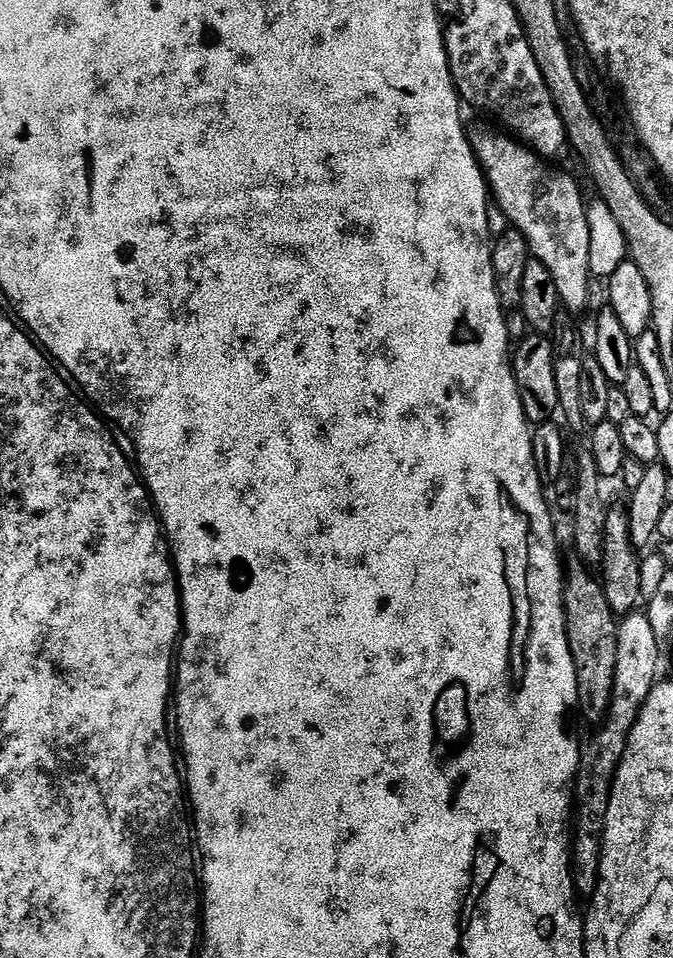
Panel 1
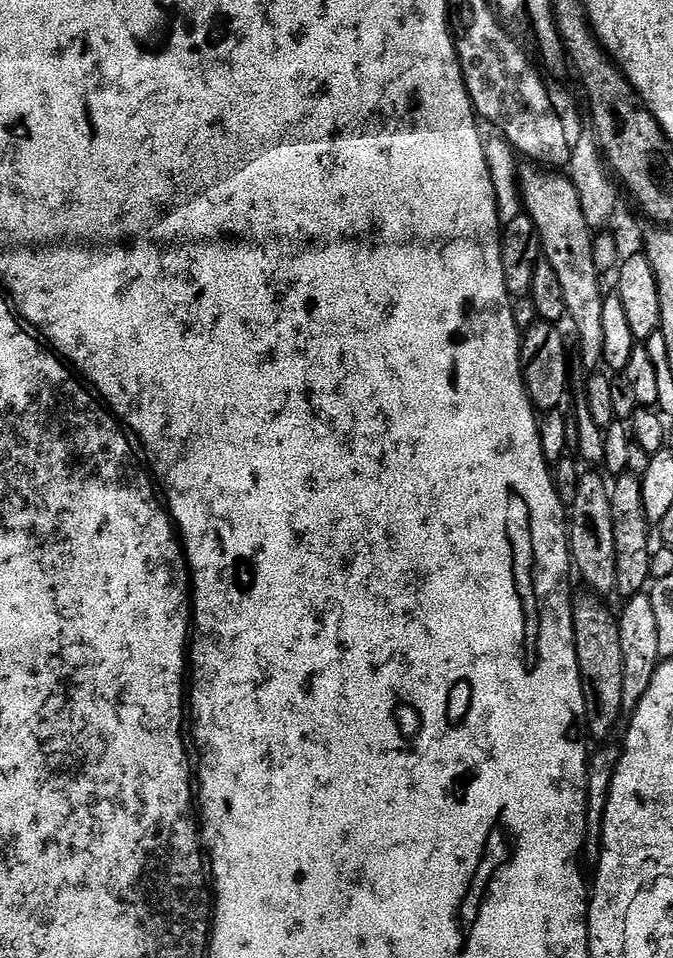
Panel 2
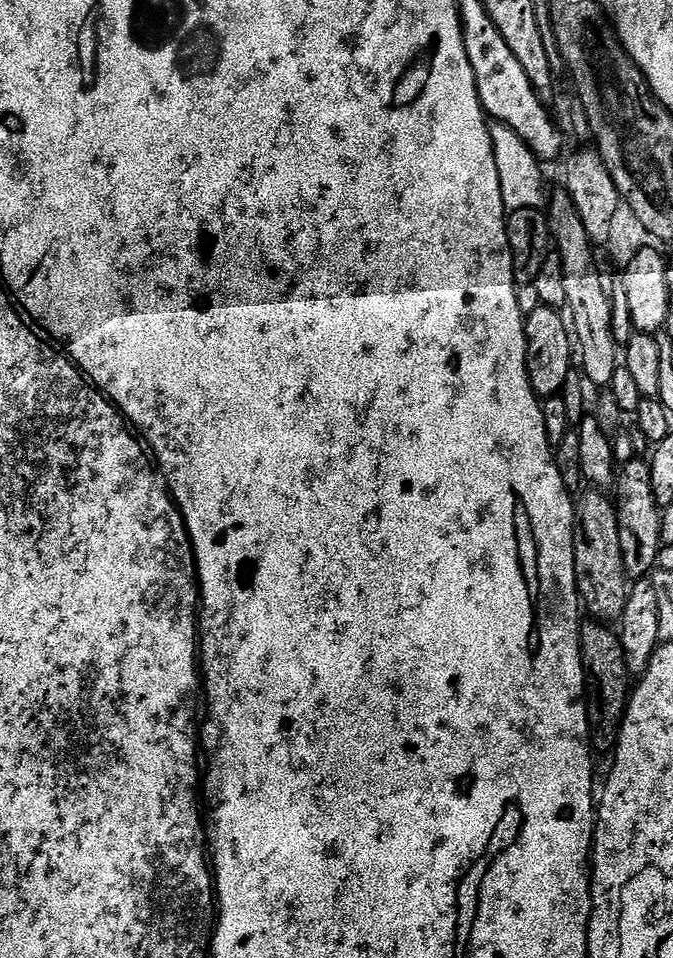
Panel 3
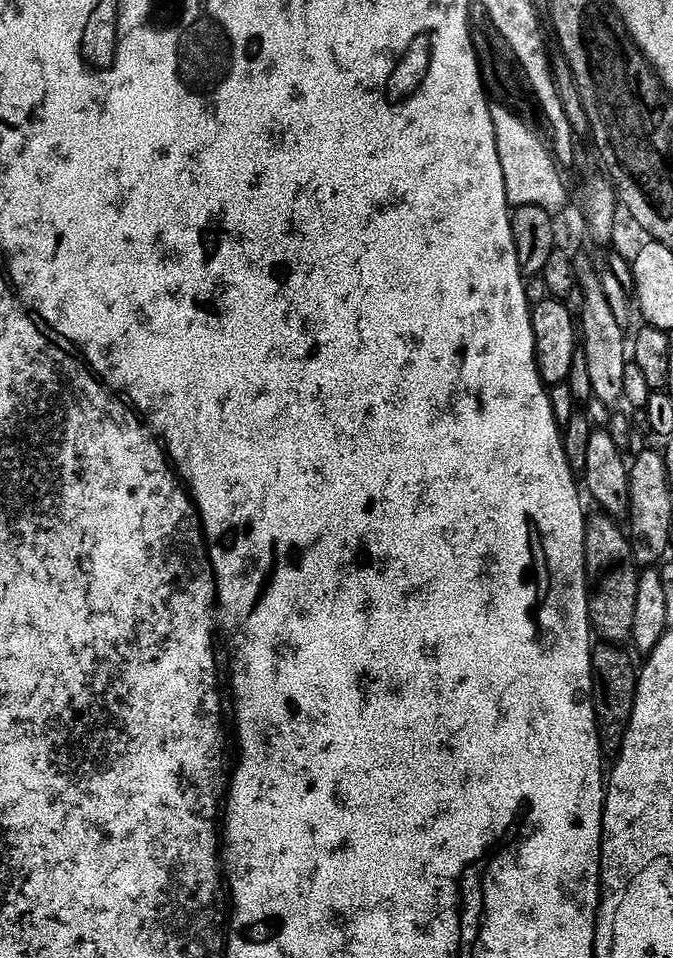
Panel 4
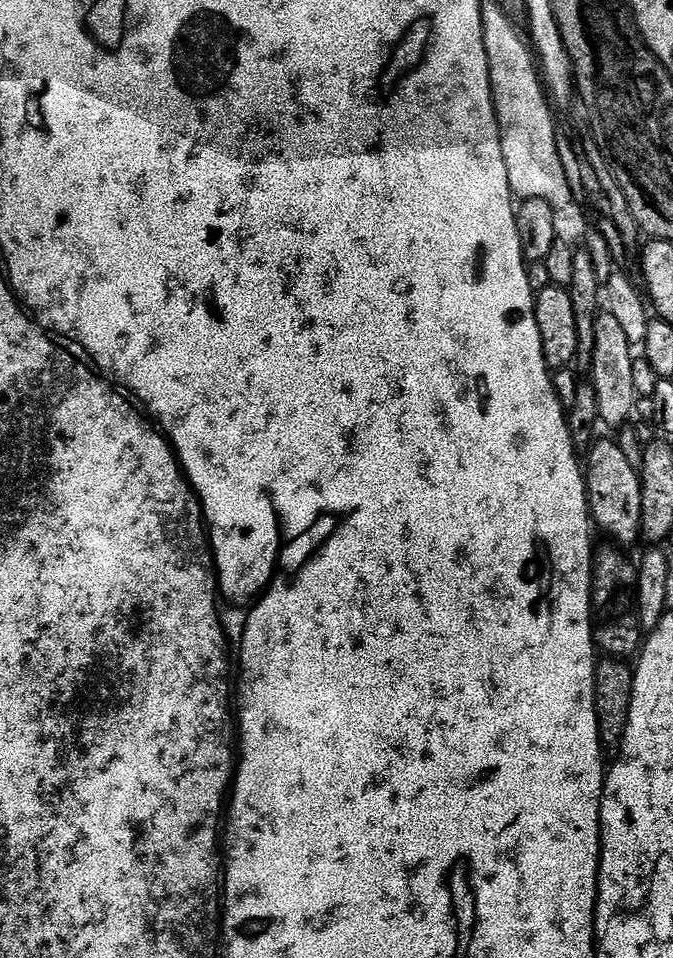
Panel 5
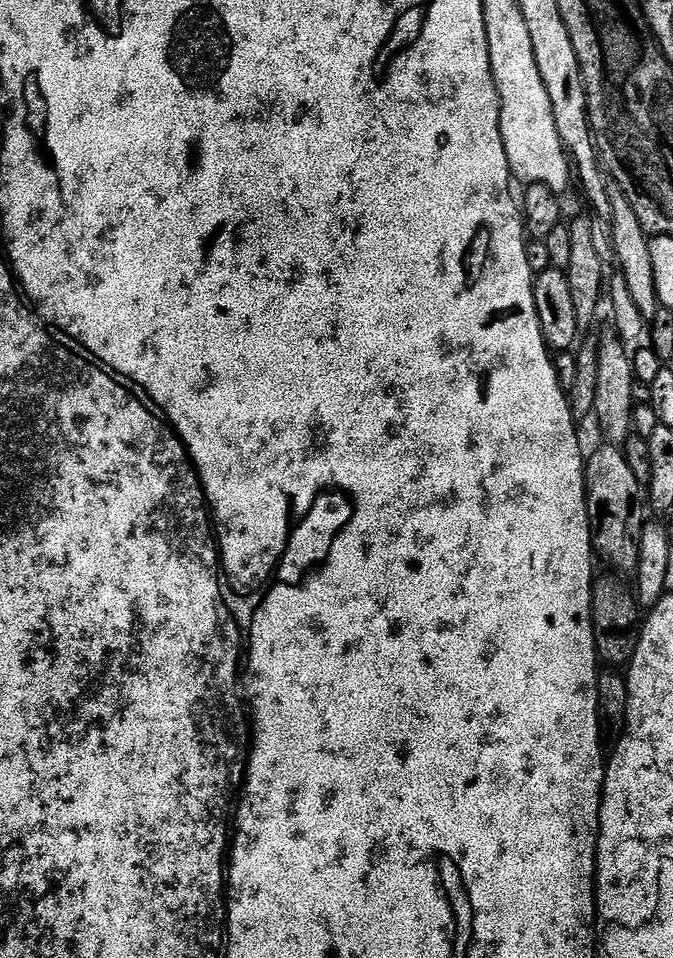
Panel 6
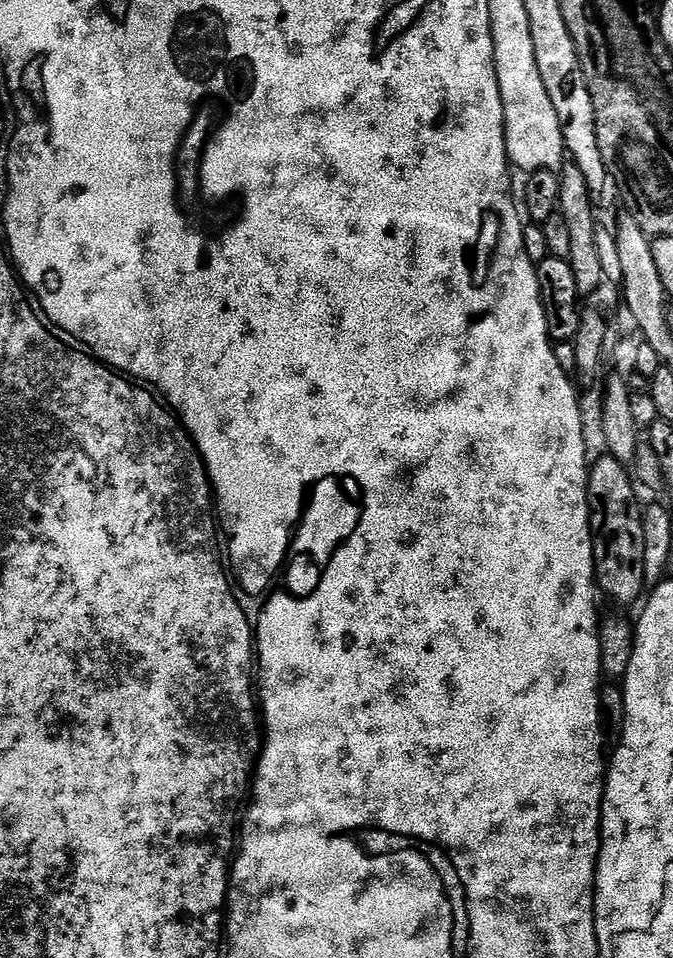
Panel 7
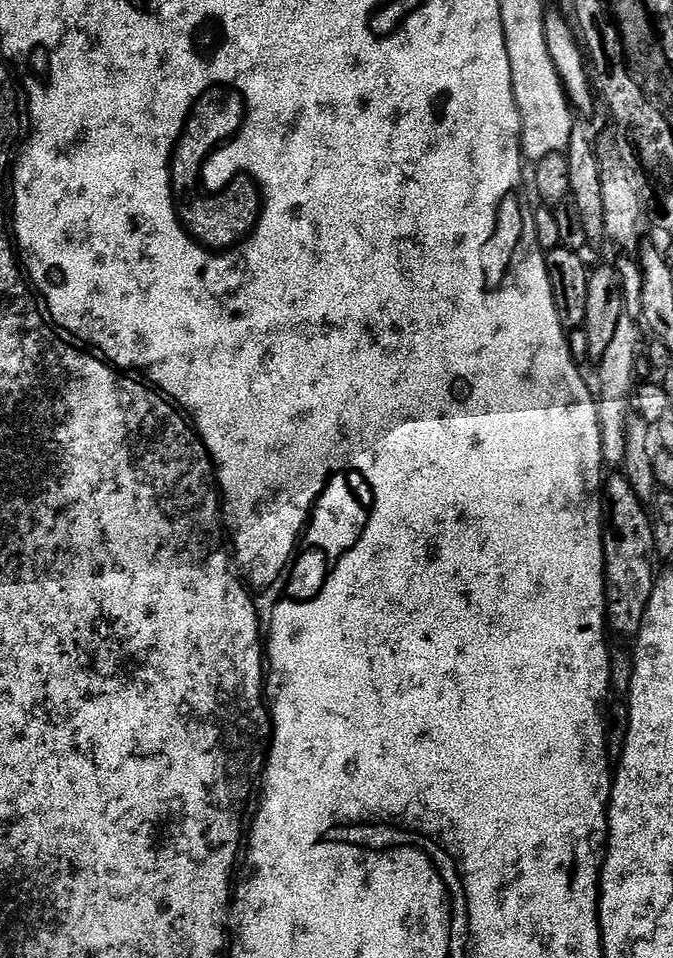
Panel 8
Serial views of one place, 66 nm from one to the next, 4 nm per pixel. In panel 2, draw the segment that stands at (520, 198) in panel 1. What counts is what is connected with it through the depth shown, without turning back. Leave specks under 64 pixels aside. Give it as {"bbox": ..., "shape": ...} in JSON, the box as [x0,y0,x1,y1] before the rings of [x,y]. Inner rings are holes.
{"bbox":[519,166,605,370],"shape":[[[536,166],[519,169],[519,190],[523,211],[534,222],[540,235],[543,259],[554,266],[558,282],[562,282],[562,294],[566,294],[567,319],[572,320],[580,335],[580,360],[588,370],[596,370],[604,364],[602,310],[605,297],[599,290],[600,272],[592,257],[594,229],[582,214],[578,192],[567,175],[556,170],[541,170]]]}

